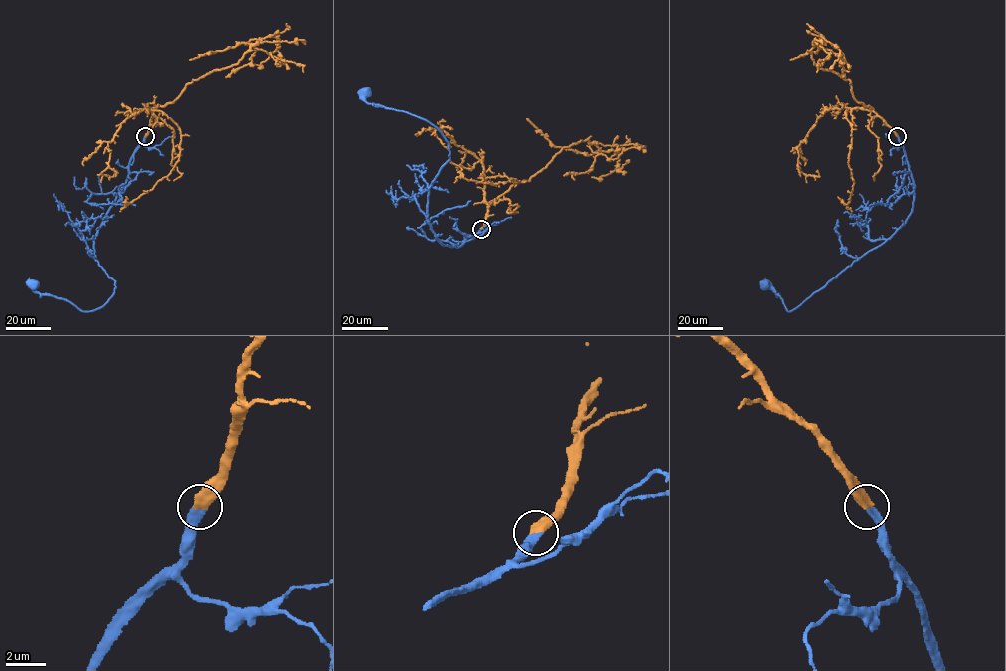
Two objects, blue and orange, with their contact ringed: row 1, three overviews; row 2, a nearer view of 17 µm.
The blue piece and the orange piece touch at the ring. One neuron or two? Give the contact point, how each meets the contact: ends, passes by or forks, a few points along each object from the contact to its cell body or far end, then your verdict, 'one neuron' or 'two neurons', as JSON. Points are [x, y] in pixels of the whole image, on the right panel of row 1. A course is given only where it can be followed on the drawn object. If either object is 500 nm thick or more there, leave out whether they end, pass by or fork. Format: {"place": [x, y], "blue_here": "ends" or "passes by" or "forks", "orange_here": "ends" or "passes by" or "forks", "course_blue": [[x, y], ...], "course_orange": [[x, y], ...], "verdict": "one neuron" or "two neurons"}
{"place": [897, 136], "course_blue": [[897, 136], [914, 186], [913, 207], [903, 224], [879, 246], [791, 311], [773, 288], [765, 284]], "course_orange": [[897, 136], [869, 106], [855, 99], [848, 80], [814, 64], [811, 49], [824, 39], [816, 51], [790, 60]], "verdict": "one neuron"}

